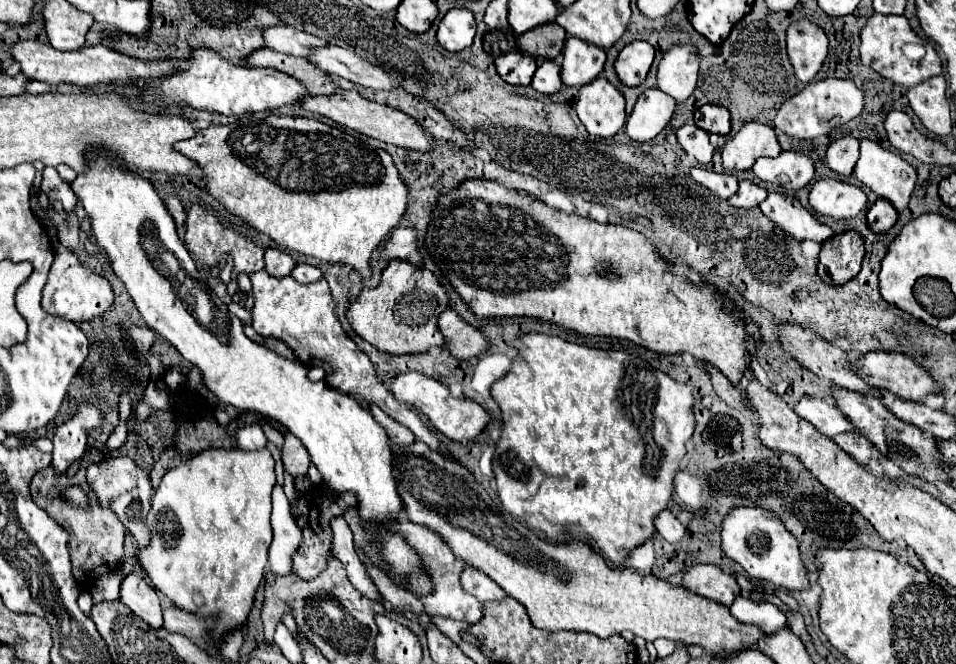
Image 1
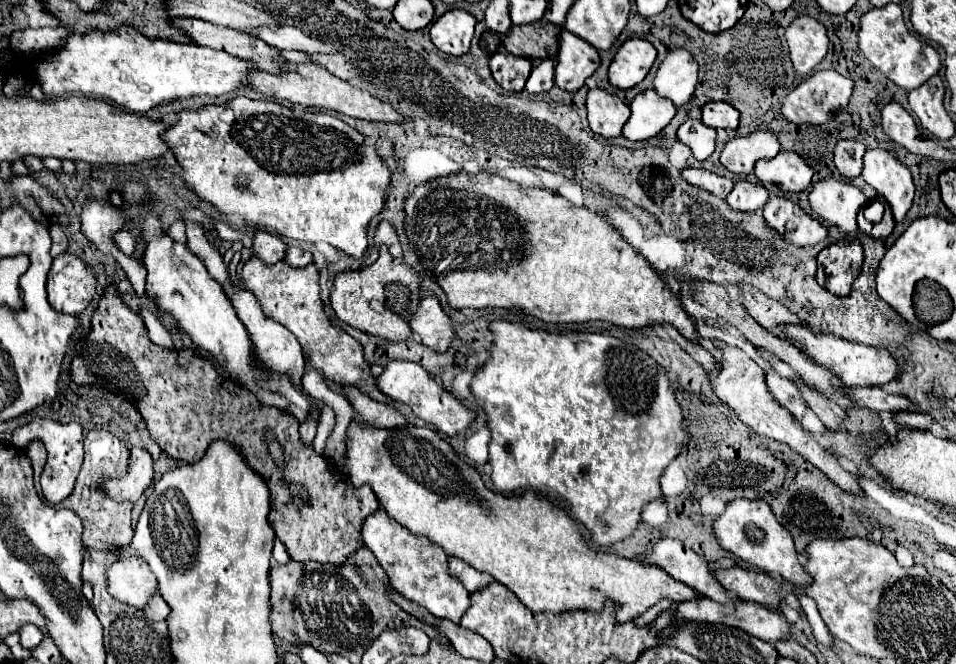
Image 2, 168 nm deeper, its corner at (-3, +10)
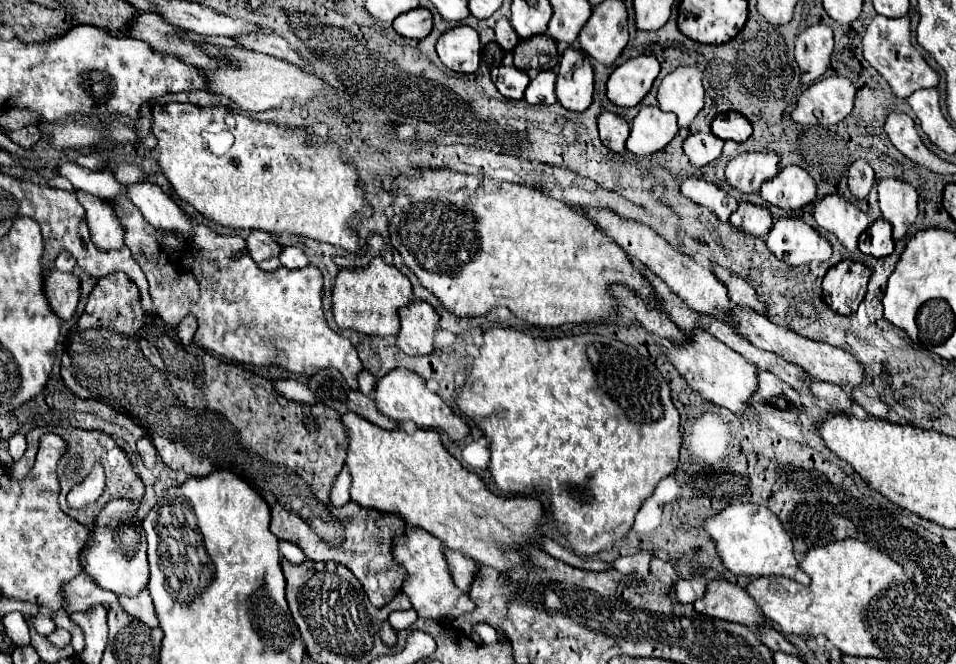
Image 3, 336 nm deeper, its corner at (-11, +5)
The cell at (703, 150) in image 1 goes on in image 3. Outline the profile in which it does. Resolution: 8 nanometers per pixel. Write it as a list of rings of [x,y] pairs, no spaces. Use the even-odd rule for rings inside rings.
[[[713,133],[689,135],[683,143],[683,151],[689,157],[691,165],[695,165],[695,167],[703,167],[703,165],[715,161],[721,155],[721,149],[723,149],[723,141],[719,137],[715,137]]]

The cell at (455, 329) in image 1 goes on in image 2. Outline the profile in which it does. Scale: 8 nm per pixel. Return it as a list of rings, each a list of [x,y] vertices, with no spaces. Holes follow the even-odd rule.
[[[427,294],[423,298],[417,316],[409,320],[409,326],[417,334],[417,338],[435,352],[447,352],[451,342],[457,338],[453,330],[453,320],[445,314],[435,294]]]

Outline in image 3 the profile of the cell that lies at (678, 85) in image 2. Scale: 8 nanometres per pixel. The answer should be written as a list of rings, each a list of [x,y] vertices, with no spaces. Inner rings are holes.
[[[677,67],[661,81],[657,103],[661,111],[677,115],[679,127],[689,127],[703,109],[701,73],[693,67]]]

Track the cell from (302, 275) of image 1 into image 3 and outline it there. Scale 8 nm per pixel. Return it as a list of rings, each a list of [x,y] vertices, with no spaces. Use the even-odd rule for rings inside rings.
[[[285,247],[281,253],[279,253],[279,261],[283,267],[287,269],[301,269],[309,263],[307,255],[299,249],[299,247]]]

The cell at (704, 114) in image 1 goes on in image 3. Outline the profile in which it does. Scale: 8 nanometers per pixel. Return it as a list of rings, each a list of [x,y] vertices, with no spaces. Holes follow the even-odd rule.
[[[727,111],[715,117],[713,125],[713,135],[717,135],[719,139],[731,139],[731,141],[747,141],[751,137],[751,123],[747,121],[747,117],[743,117],[737,111]]]

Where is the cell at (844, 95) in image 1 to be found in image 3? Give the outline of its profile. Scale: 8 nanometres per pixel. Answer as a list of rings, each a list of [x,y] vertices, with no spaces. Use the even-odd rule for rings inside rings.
[[[833,75],[801,93],[791,119],[803,125],[833,125],[853,111],[853,101],[855,85],[845,77]]]

